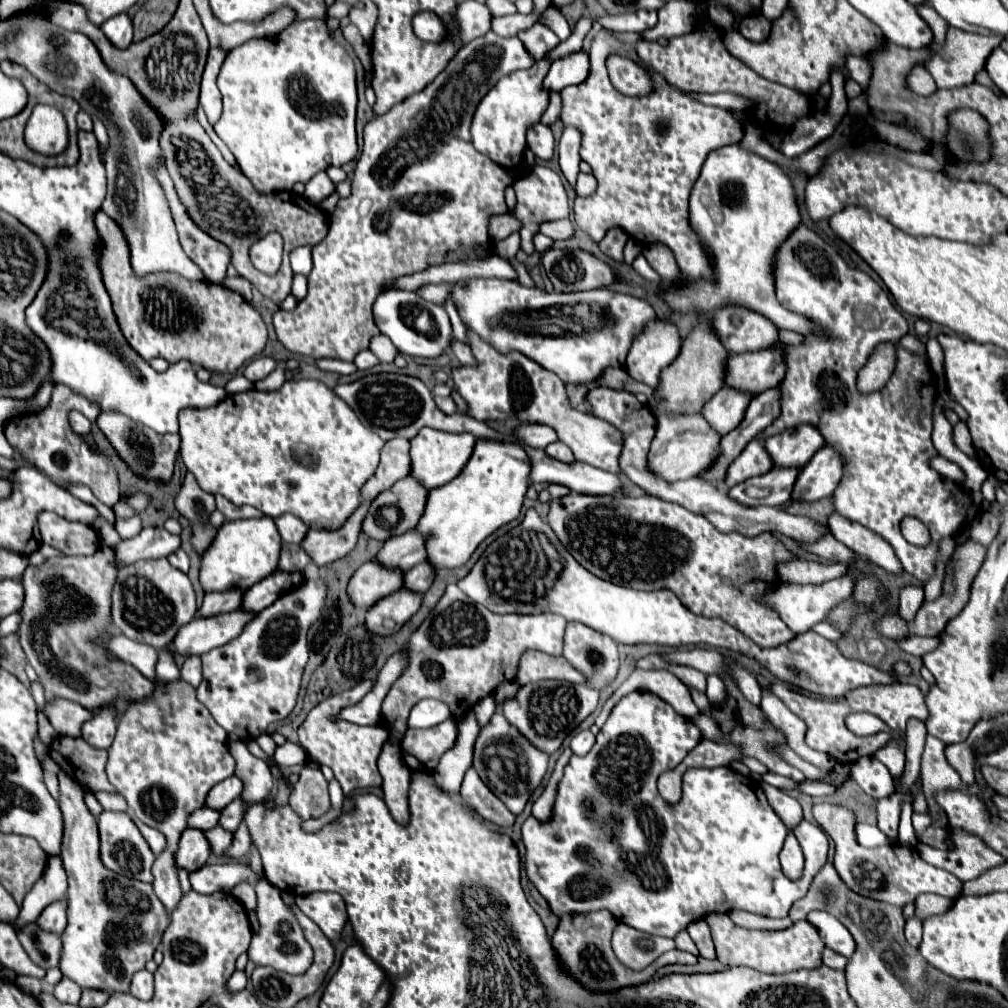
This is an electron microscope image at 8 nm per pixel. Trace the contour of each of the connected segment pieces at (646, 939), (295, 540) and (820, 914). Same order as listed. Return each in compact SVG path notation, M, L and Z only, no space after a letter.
M619 922L613 932L611 946L613 946L613 952L619 958L619 962L623 962L627 968L641 970L657 958L657 953L660 956L674 949L675 942L666 937L649 936L645 932L639 932L639 930Z
M285 514L285 516L277 518L277 520L275 520L275 526L277 526L283 542L291 542L291 544L299 544L299 542L305 538L307 530L309 530L309 528L307 528L297 516L293 516L293 514Z
M813 910L807 916L807 920L823 934L827 948L837 950L839 954L843 954L847 958L853 954L853 950L855 950L853 936L837 918L833 918L833 914L829 914L827 910Z

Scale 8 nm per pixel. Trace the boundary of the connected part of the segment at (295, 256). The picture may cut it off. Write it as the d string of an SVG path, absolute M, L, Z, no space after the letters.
M299 246L291 252L291 268L295 274L309 274L313 270L313 246Z

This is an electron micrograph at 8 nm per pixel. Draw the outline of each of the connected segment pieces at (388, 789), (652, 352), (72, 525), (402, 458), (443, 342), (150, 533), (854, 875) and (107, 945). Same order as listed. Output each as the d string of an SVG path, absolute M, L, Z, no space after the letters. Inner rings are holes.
M387 742L379 756L379 772L383 776L383 792L385 804L395 818L397 824L405 826L409 822L409 786L411 786L411 770L403 762L401 750L397 744Z
M665 320L651 322L633 340L625 368L635 380L655 388L659 382L659 372L677 358L679 350L681 338L677 328Z
M41 512L37 520L41 540L67 556L89 556L101 546L97 532L87 524L63 520L53 512Z
M393 438L389 442L385 442L385 446L381 450L379 468L373 474L373 478L369 478L365 482L365 486L361 488L361 498L365 498L365 502L371 502L373 496L391 488L397 480L405 478L411 472L409 466L411 466L409 440Z
M399 288L383 290L373 304L373 316L375 316L379 332L385 334L397 346L397 350L403 354L421 356L421 358L437 358L439 354L443 354L449 348L451 324L449 324L447 312L443 310L443 306L425 302L415 292L407 292L407 290L399 290ZM405 308L407 308L407 312L405 312ZM415 310L429 314L429 320L431 320L429 326L419 328L415 324Z
M143 528L137 536L115 546L117 566L127 566L137 560L163 558L173 554L173 550L177 550L179 546L181 538L177 534L171 534L165 528Z
M821 804L815 808L815 818L821 824L821 828L829 834L829 838L833 838L835 842L835 870L843 878L845 886L849 886L849 890L879 902L887 902L897 908L903 908L905 904L913 902L921 892L941 894L953 900L959 898L963 882L957 876L927 864L915 848L895 843L877 848L859 846L853 838L855 818L851 810L845 810L843 806Z
M59 772L61 812L63 812L63 848L61 860L67 872L67 928L61 934L63 950L59 968L63 976L77 982L81 988L99 988L107 992L129 992L131 976L143 970L153 958L169 916L145 882L113 874L101 864L101 842L97 820L91 816L83 802L83 790L65 772Z

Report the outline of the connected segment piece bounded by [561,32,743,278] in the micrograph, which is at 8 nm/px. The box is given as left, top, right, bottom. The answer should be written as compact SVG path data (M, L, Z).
M599 32L593 40L589 58L591 68L585 82L577 86L567 86L561 90L561 120L565 126L577 126L581 130L581 158L591 164L591 170L599 182L597 192L587 198L577 198L573 206L575 222L581 230L585 230L593 240L601 242L605 232L613 226L621 226L631 238L635 238L639 244L649 246L651 242L663 242L667 244L681 268L691 278L705 278L711 274L709 260L705 258L705 250L699 242L699 238L689 228L689 194L699 178L701 166L709 154L709 150L721 148L725 144L737 144L743 138L741 124L723 108L705 106L683 92L669 86L661 76L653 74L657 90L649 94L647 98L629 98L623 96L609 80L606 60L609 52L635 52L631 46L625 46L605 32Z

